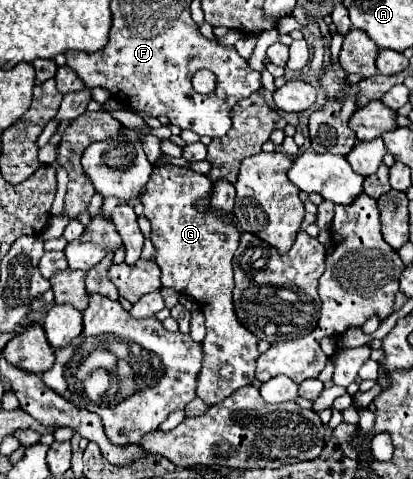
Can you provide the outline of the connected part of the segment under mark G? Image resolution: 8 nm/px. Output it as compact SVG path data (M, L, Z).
M169 164L169 166L155 166L153 168L153 174L145 186L143 196L141 196L141 204L145 208L143 216L147 216L151 222L151 242L157 248L155 262L161 268L161 284L195 298L201 306L201 312L205 314L207 334L205 334L205 340L201 342L203 362L201 362L201 372L197 376L197 396L207 406L213 406L213 404L219 404L221 400L225 400L227 396L231 396L235 390L249 386L255 380L255 360L259 356L259 352L257 352L259 340L257 340L257 336L253 336L249 330L245 330L237 322L237 316L233 310L233 300L231 300L231 292L233 292L231 260L233 260L233 254L239 246L237 220L233 214L221 214L213 208L207 208L205 212L201 212L197 208L197 202L209 200L209 196L213 196L213 182L205 174Z

